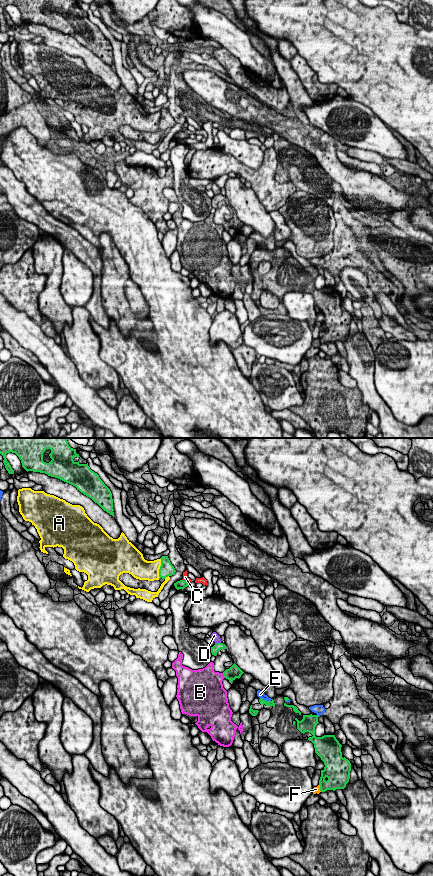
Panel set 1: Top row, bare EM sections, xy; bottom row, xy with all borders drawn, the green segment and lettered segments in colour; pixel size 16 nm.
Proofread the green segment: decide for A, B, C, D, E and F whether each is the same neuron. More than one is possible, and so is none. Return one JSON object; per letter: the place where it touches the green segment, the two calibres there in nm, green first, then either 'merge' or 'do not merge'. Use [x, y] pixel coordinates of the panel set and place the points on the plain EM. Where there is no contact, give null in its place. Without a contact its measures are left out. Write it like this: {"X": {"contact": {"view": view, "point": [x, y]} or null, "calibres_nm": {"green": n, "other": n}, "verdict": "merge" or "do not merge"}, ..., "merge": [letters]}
{"A": {"contact": {"view": "xy", "point": [160, 120]}, "calibres_nm": {"green": 220, "other": 320}, "verdict": "do not merge"}, "B": {"contact": {"view": "xy", "point": [224, 227]}, "calibres_nm": {"green": 200, "other": 360}, "verdict": "do not merge"}, "C": {"contact": {"view": "xy", "point": [184, 132]}, "calibres_nm": {"green": 140, "other": 90}, "verdict": "do not merge"}, "D": {"contact": {"view": "xy", "point": [217, 195]}, "calibres_nm": {"green": 130, "other": 120}, "verdict": "do not merge"}, "E": {"contact": {"view": "xy", "point": [265, 252]}, "calibres_nm": {"green": 100, "other": 120}, "verdict": "do not merge"}, "F": {"contact": {"view": "xy", "point": [320, 340]}, "calibres_nm": {"green": 240, "other": 100}, "verdict": "do not merge"}, "merge": []}

